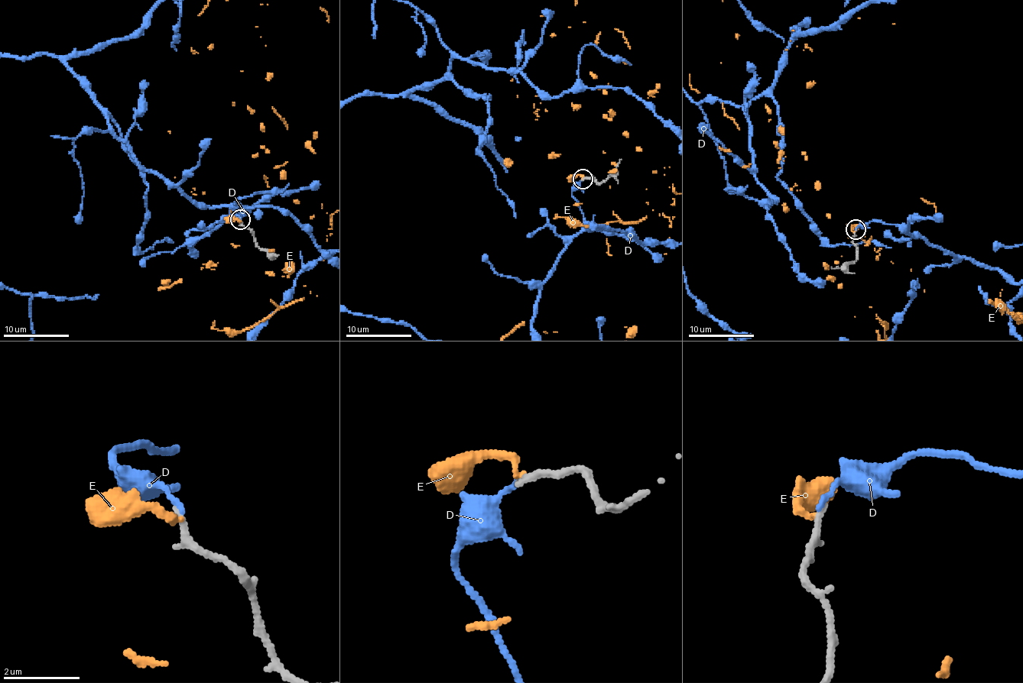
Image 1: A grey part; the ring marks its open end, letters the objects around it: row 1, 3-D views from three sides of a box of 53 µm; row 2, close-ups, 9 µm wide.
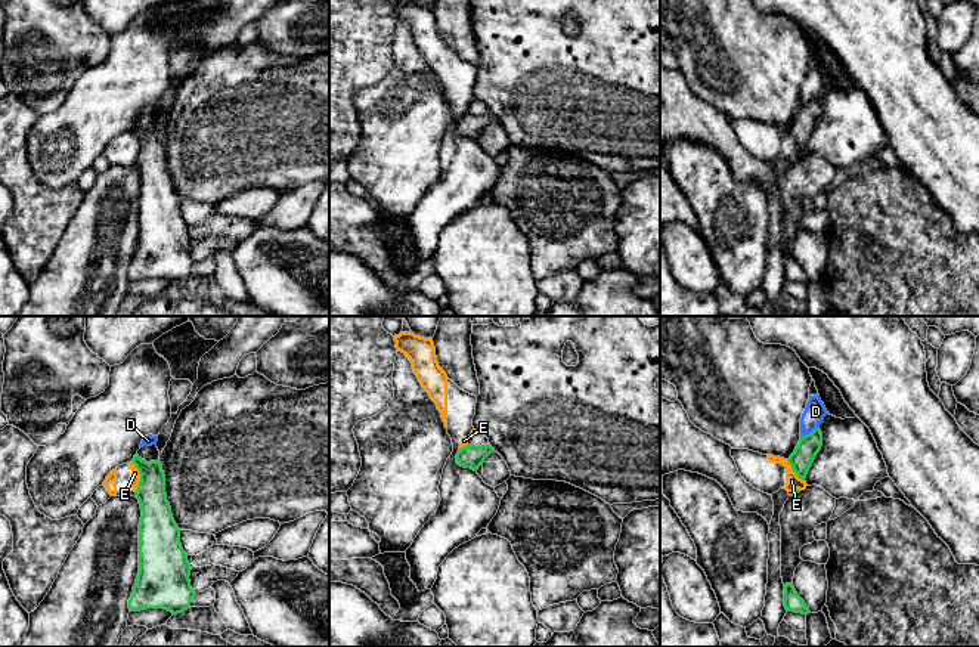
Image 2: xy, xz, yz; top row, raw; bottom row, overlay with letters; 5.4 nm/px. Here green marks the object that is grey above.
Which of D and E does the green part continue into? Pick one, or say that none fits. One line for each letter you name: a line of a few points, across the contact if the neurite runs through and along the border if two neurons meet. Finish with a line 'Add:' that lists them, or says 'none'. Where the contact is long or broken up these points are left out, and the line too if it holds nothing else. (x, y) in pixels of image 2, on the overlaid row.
Add: none

